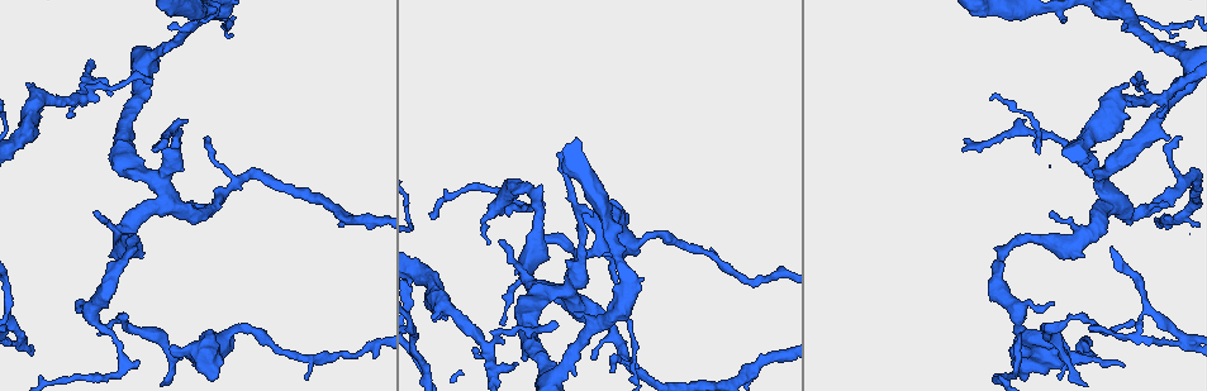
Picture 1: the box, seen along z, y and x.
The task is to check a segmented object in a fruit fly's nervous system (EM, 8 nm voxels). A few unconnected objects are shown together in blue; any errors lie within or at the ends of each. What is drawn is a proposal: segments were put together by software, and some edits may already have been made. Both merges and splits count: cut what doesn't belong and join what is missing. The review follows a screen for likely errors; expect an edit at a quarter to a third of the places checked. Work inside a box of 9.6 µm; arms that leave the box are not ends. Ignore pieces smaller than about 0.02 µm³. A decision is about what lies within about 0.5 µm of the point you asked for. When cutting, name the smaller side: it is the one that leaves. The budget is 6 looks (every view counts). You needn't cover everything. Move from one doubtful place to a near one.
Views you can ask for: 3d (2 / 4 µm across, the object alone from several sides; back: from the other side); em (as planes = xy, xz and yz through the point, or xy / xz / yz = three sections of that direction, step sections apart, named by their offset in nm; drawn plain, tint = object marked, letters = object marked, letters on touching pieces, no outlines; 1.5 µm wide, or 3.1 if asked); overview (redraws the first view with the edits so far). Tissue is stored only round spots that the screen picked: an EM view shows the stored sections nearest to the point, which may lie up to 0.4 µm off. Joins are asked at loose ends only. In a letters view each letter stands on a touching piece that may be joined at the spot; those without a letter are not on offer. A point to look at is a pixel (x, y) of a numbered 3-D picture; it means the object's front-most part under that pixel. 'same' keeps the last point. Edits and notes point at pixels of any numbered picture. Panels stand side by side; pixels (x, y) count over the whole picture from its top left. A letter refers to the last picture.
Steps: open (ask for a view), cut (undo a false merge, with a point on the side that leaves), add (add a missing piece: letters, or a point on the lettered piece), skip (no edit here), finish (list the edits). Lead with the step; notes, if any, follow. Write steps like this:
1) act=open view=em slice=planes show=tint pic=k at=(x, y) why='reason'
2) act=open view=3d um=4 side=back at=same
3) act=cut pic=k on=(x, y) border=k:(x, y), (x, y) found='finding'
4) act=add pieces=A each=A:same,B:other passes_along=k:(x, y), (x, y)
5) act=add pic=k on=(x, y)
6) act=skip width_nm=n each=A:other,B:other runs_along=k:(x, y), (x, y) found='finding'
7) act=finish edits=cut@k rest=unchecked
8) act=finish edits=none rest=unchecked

act=open view=3d um=2 pic=1 at=(200, 22) why='free end'

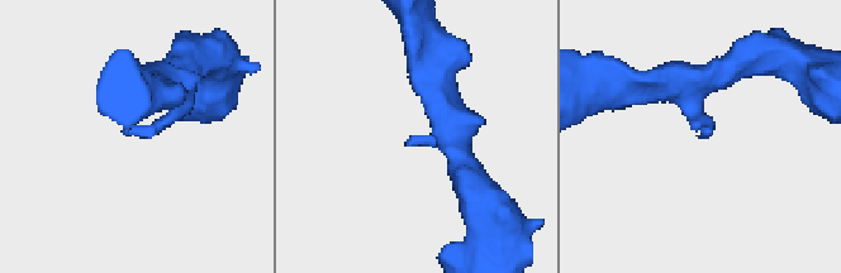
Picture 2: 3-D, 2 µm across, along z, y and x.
act=open view=em slice=planes show=letters pic=2 at=(123, 129) why='need the tissue'

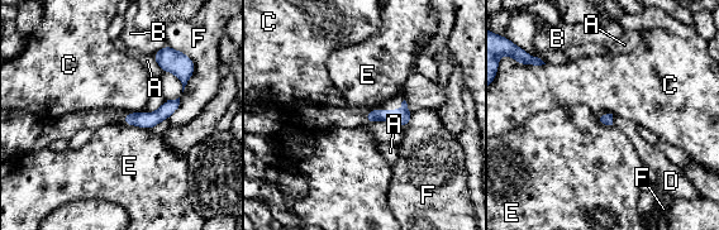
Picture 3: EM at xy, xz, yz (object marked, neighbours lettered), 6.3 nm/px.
act=skip each=A:other,B:other,C:other,D:other,E:other,F:other runs_along=3:(175, 102), (152, 119), (125, 120) found='none of them fits'

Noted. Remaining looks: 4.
act=open view=em slice=planes show=letters pic=1 at=(426, 376)

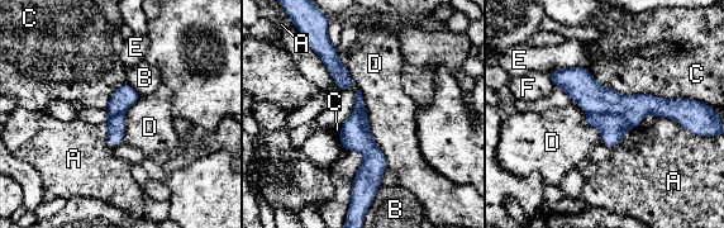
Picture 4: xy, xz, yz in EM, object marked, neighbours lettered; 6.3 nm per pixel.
act=cut pic=4 on=(611, 127) each=A:other,B:other,C:other,D:other,E:other,F:other border=4:(590, 113), (618, 114), (633, 127) found='a second neuron is stuck on'

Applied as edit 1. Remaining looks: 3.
act=open view=overview why='redraw'

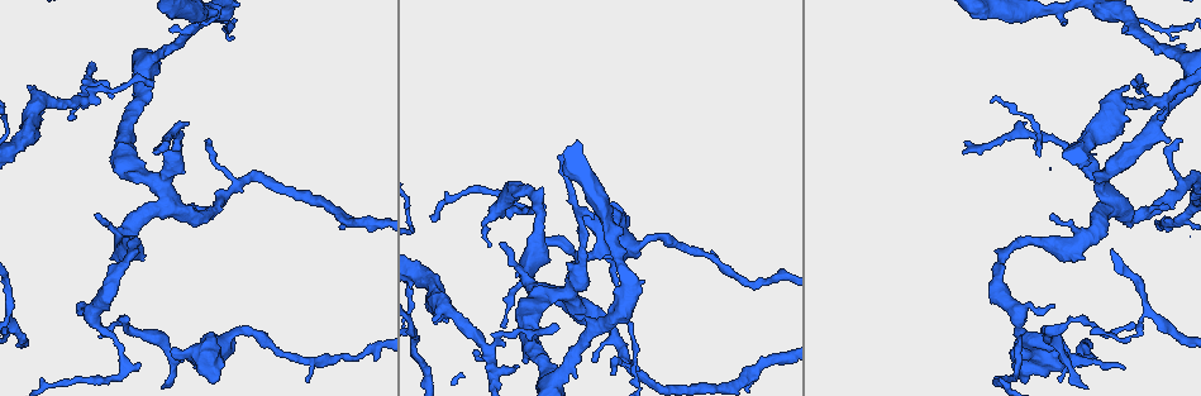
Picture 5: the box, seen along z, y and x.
act=open view=em slice=xy step=4 show=tint pic=5 at=(593, 362) why='tapers out'

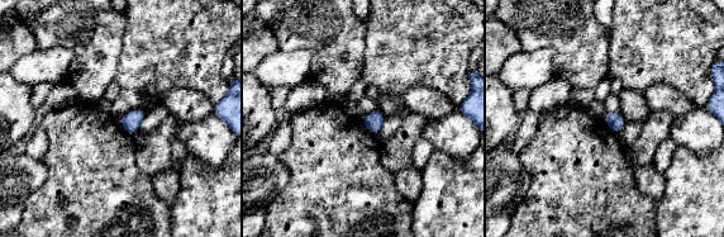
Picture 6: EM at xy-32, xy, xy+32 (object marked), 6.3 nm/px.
act=open view=em slice=planes show=letters at=same

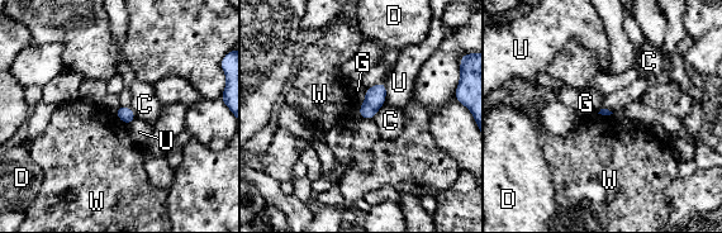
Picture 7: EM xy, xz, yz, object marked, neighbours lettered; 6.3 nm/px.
act=skip each=C:other,D:other,G:other,U:other,W:other border=7:(365, 88), (365, 100), (359, 108) found='none of them fits'

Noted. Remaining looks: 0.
act=finish edits=cut@4 rest=unchecked

